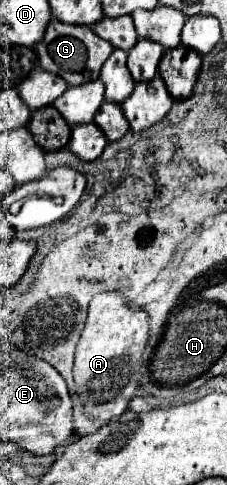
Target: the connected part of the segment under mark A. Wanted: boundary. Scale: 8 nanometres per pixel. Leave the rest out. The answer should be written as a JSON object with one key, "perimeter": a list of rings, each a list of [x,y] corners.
{"perimeter":[[[116,291],[100,293],[90,301],[88,319],[76,345],[74,359],[76,393],[86,417],[92,421],[114,421],[126,411],[144,373],[144,361],[140,359],[146,343],[148,315],[142,309],[128,307],[128,301]]]}

